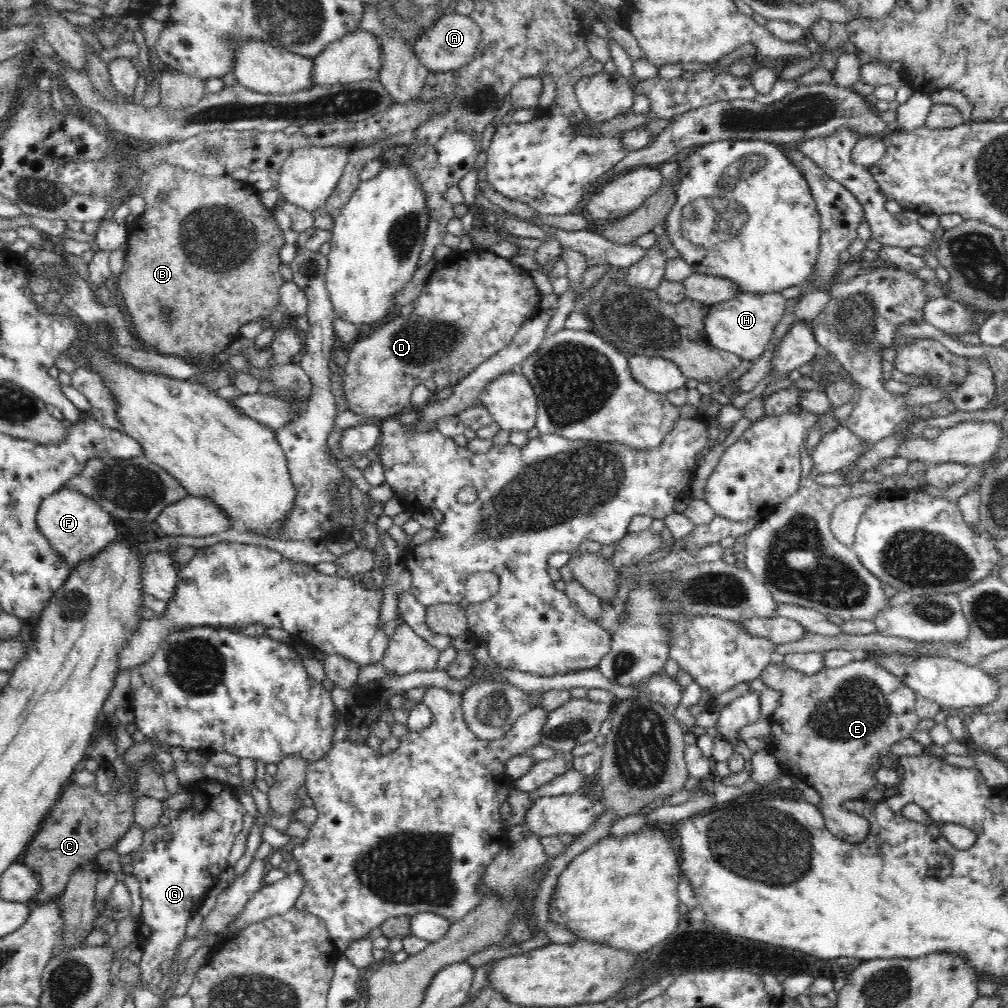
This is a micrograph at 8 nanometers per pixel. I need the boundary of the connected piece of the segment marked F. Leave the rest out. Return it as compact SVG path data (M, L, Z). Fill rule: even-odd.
M64 487L40 504L36 518L40 532L48 539L55 552L73 565L71 569L90 560L113 542L118 534L115 521L101 509L96 500Z

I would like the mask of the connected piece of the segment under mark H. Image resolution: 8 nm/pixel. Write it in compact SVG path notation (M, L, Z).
M749 292L740 293L737 297L710 305L710 311L704 319L705 333L708 340L726 352L740 358L756 362L763 354L774 334L776 325L785 313L787 300L780 293Z

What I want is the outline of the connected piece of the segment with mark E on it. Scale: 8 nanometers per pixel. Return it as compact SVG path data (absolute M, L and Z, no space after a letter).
M858 656L856 657L856 660L849 662L844 666L839 666L838 668L824 667L820 672L813 675L804 674L802 671L790 667L786 662L778 664L770 663L762 671L760 678L763 680L766 687L781 692L782 700L780 700L780 708L776 708L776 711L772 716L768 717L769 724L771 725L771 734L776 738L775 743L770 743L768 745L769 748L771 748L771 753L776 757L780 768L788 775L800 779L803 784L816 788L821 796L821 803L819 804L820 811L822 811L822 814L824 815L826 828L831 831L832 834L840 837L840 840L845 840L852 844L863 841L870 830L869 822L863 816L860 816L853 811L848 811L848 809L842 807L842 803L846 802L846 800L854 800L854 798L864 799L863 796L866 792L874 790L877 782L876 770L881 766L880 758L888 756L888 754L891 753L890 750L892 750L892 746L894 746L896 742L910 738L910 736L917 731L916 728L918 728L918 722L920 723L921 720L915 710L917 694L907 684L904 684L901 678L894 676L885 668L882 668L880 664L876 664L876 662L872 662L870 659L864 659Z

